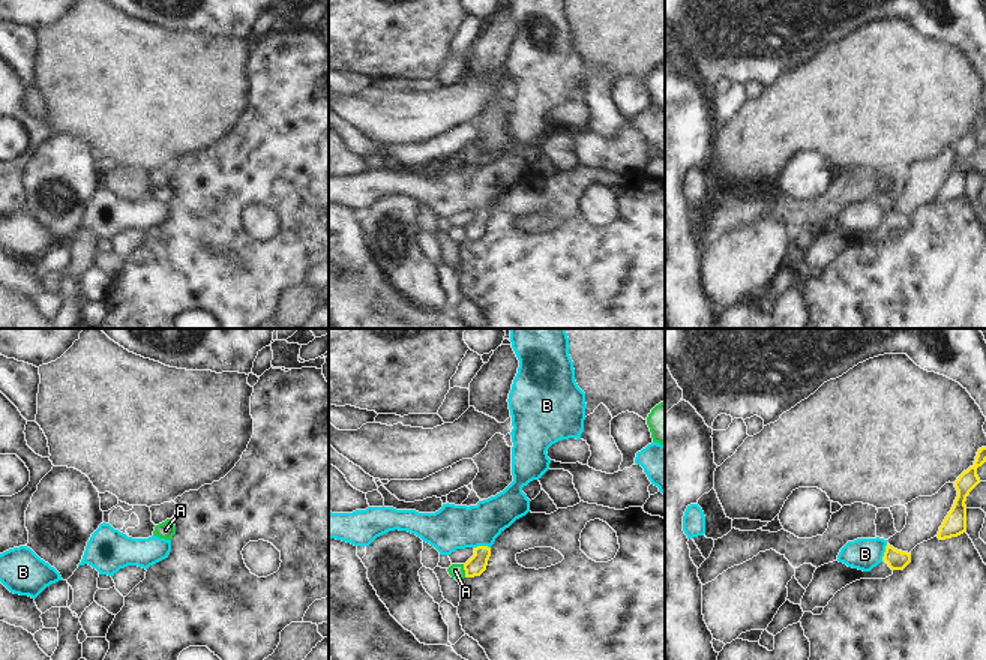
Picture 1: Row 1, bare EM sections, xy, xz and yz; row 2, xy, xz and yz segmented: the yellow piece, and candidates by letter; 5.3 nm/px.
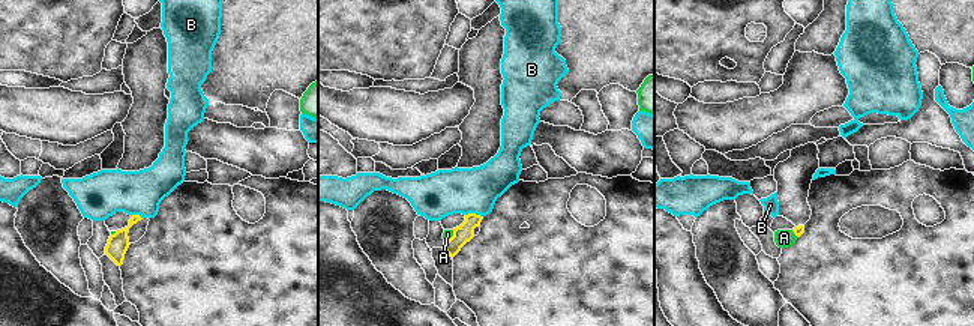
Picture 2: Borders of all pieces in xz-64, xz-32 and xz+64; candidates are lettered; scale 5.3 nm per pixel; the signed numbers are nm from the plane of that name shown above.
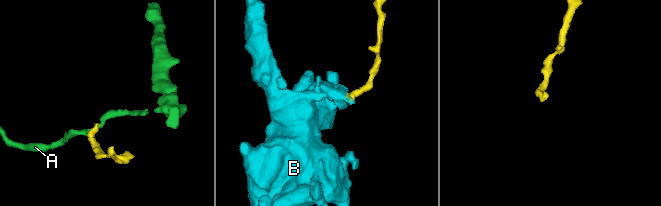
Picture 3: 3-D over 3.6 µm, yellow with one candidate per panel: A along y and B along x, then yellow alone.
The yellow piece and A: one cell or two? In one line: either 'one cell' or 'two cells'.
two cells

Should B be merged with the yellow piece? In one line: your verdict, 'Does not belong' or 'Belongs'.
Does not belong

